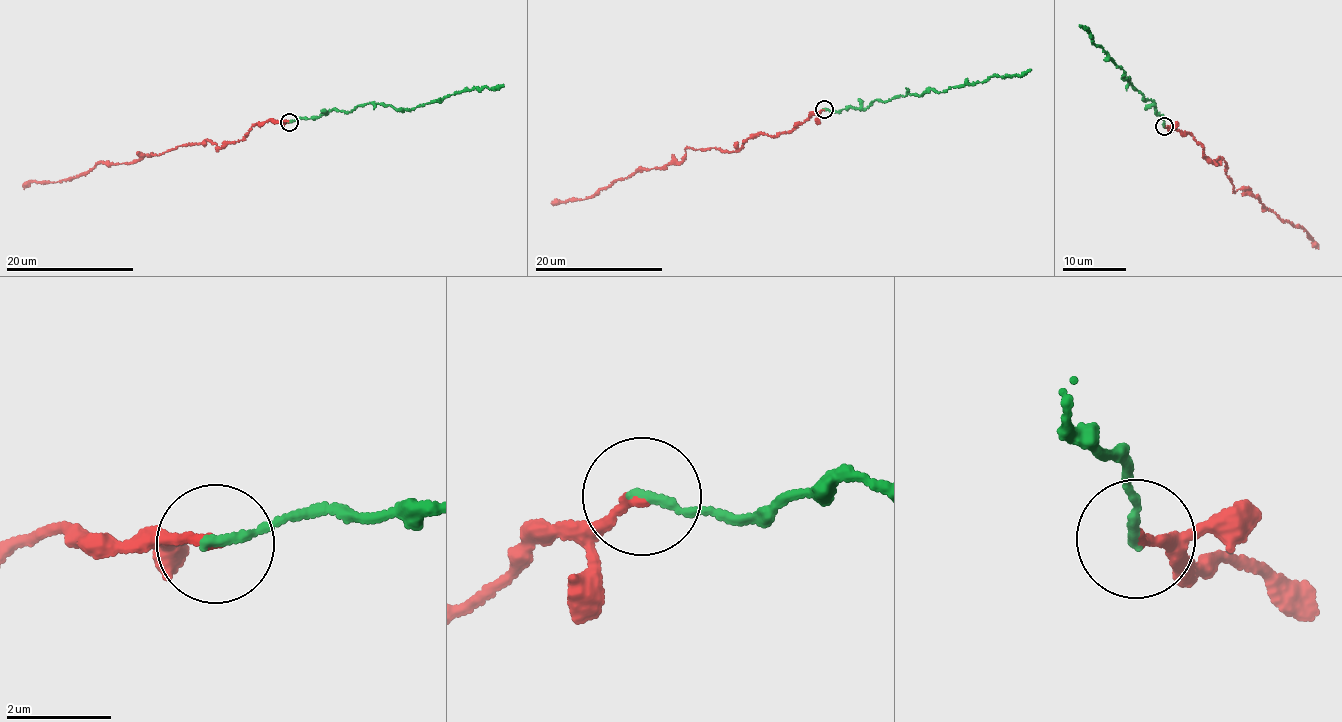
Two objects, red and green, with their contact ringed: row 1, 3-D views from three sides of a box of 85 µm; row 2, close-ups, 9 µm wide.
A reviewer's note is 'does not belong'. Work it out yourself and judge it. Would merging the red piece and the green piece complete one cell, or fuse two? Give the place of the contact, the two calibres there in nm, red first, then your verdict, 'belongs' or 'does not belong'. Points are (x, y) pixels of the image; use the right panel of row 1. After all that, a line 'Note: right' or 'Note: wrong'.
(1164, 126) | 180/180 nm | belongs
Note: wrong

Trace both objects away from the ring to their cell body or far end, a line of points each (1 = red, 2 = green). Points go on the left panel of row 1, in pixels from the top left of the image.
1: (289, 122), (257, 123), (220, 148), (207, 140), (126, 163), (98, 163), (79, 176), (24, 189)
2: (289, 122), (320, 116), (329, 110), (344, 112), (374, 101), (399, 110), (413, 108), (478, 86), (503, 85)

